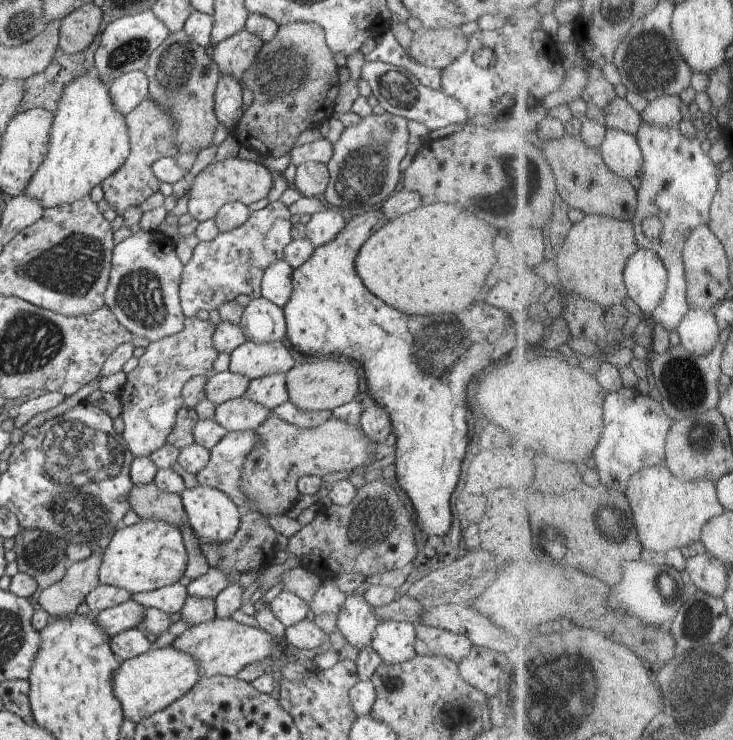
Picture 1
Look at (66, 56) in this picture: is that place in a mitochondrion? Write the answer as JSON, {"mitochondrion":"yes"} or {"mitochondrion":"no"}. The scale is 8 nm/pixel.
{"mitochondrion":"no"}

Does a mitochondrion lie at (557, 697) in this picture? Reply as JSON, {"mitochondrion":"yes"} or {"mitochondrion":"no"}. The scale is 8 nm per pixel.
{"mitochondrion":"yes"}

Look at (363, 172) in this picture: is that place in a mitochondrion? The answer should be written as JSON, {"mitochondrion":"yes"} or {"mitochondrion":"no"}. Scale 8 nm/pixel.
{"mitochondrion":"yes"}

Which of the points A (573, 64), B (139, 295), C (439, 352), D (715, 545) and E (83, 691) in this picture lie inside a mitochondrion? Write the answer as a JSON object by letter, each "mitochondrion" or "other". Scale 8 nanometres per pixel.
{"A":"other","B":"mitochondrion","C":"mitochondrion","D":"other","E":"other"}

